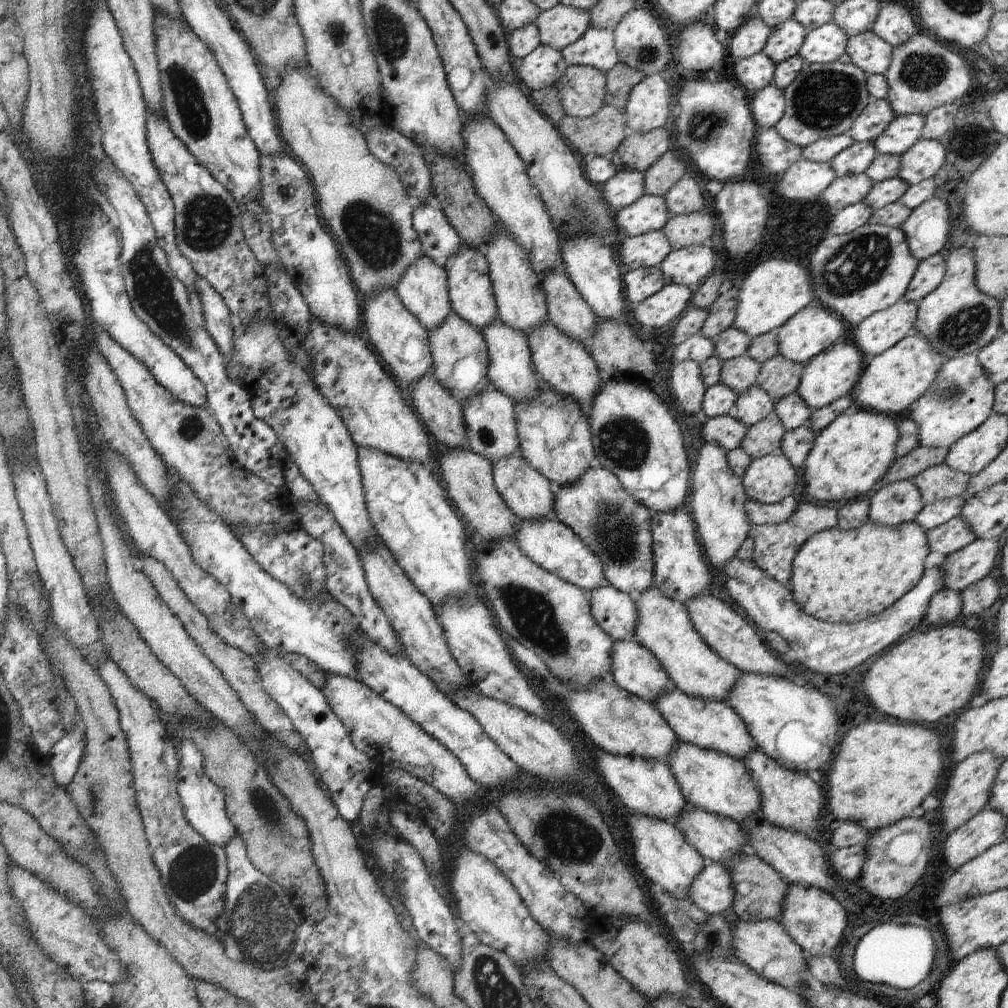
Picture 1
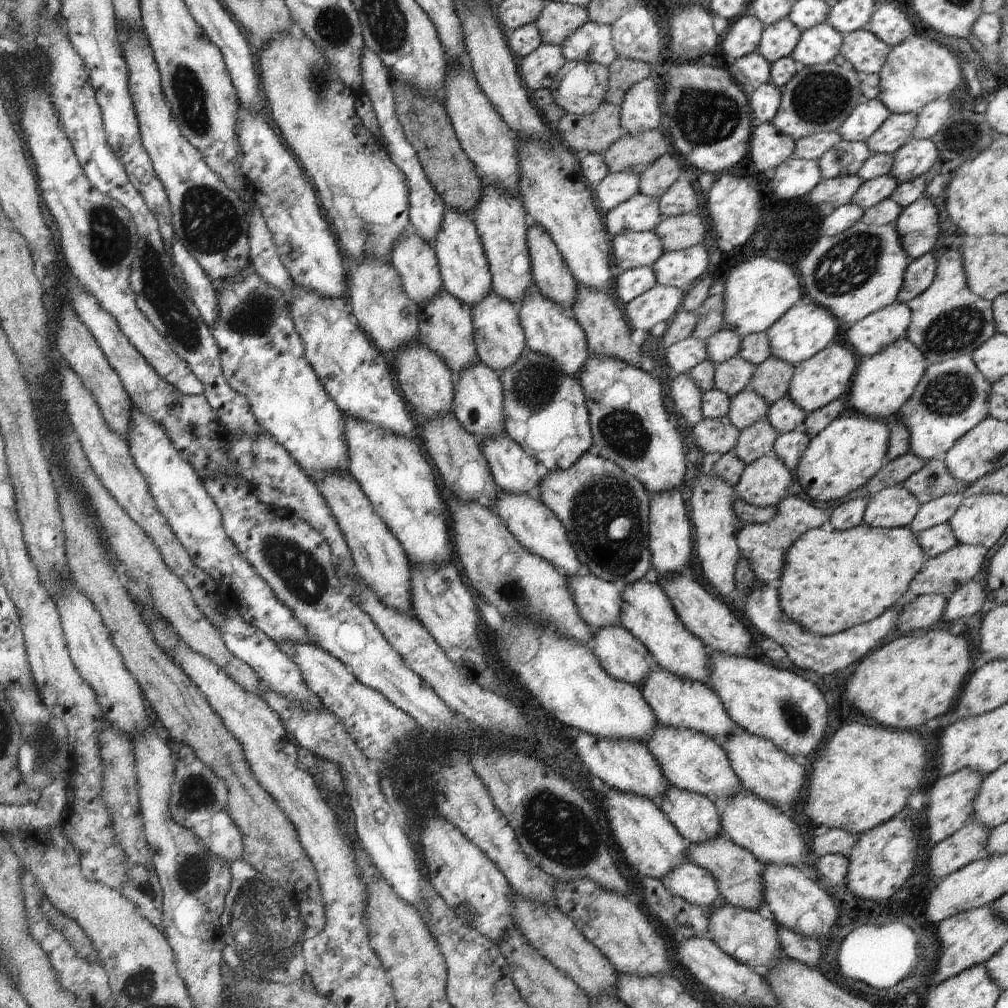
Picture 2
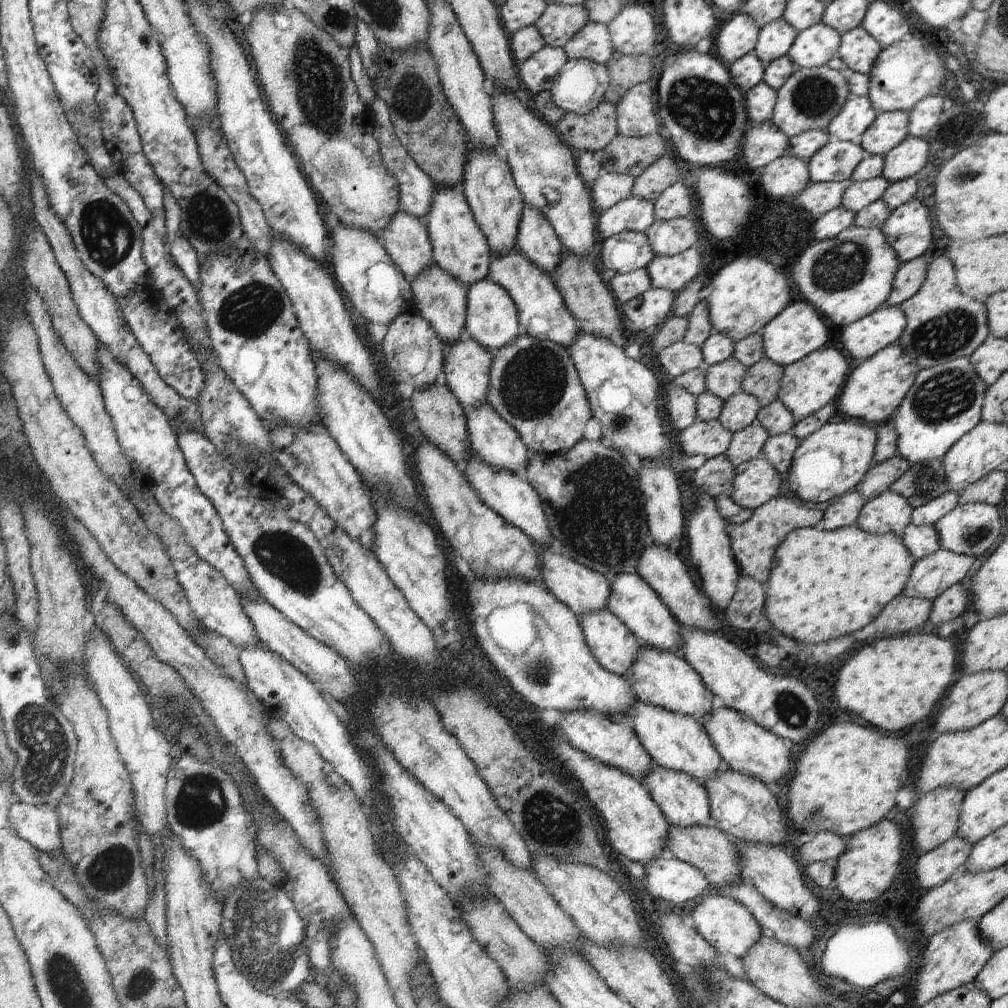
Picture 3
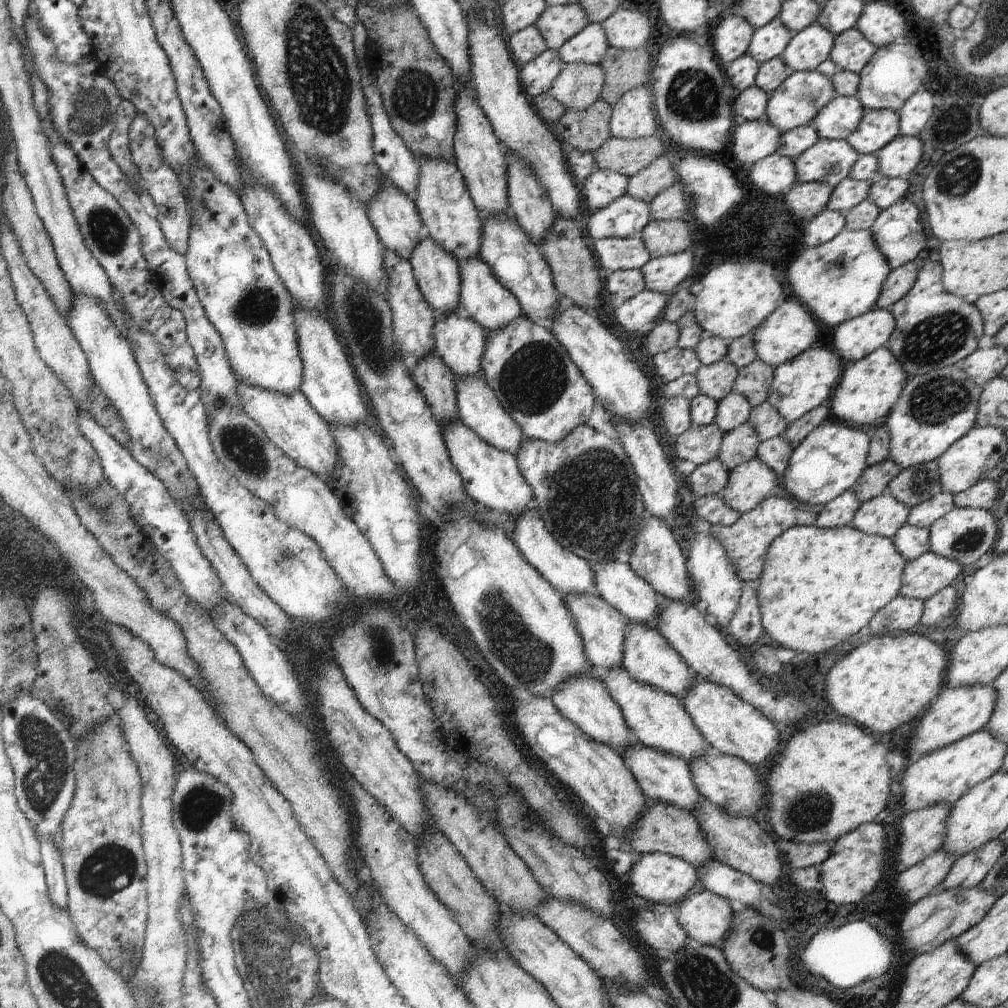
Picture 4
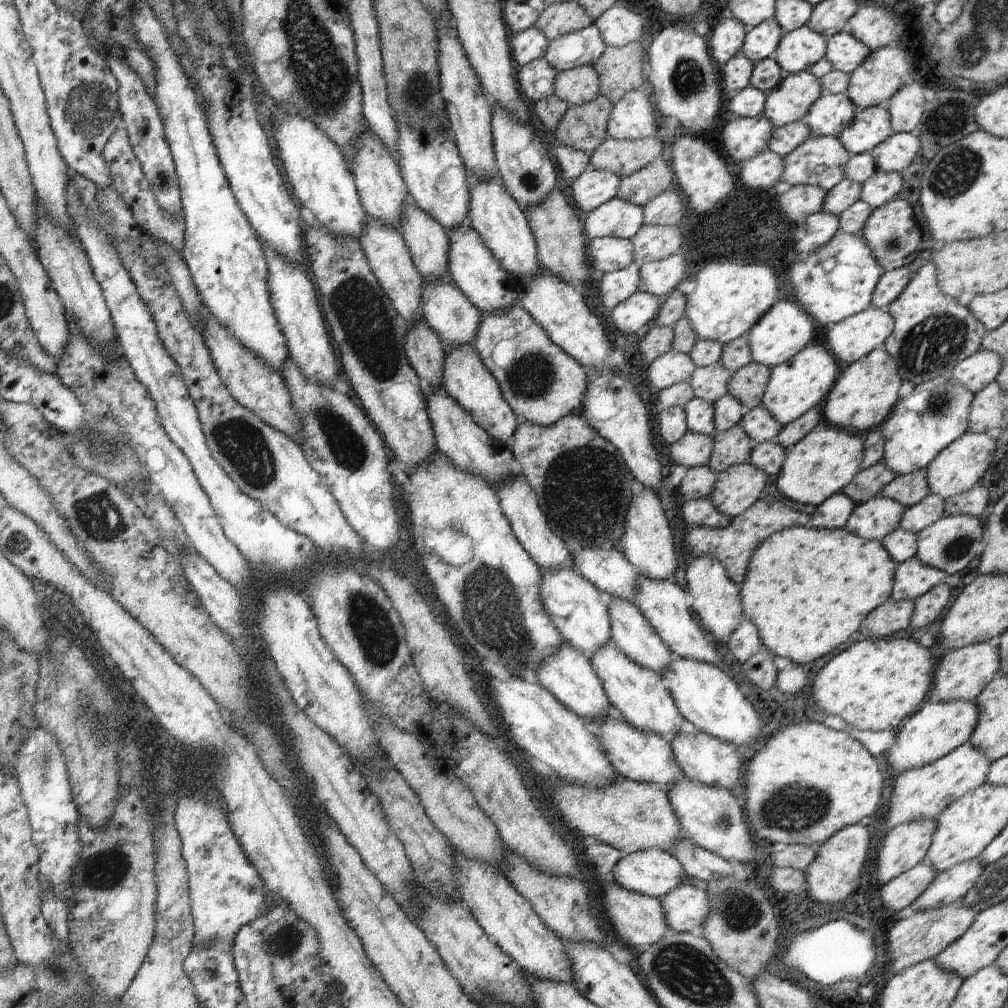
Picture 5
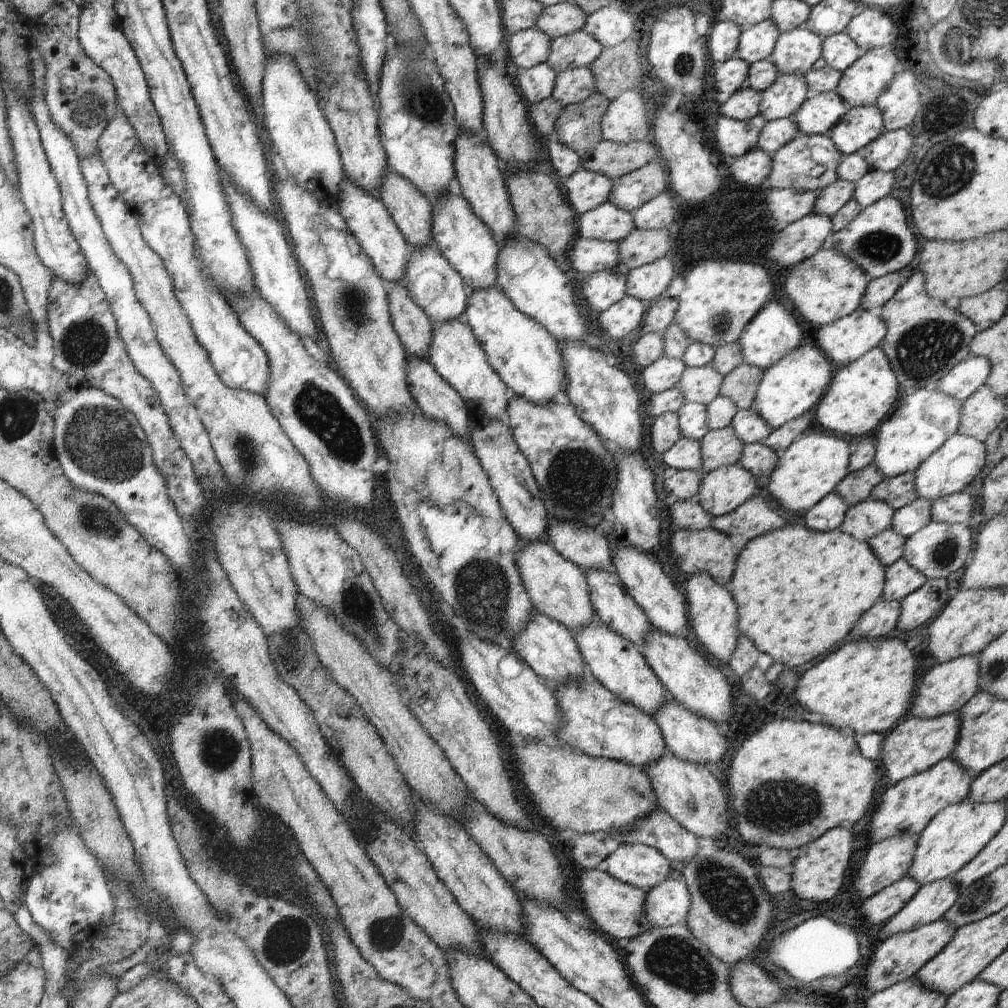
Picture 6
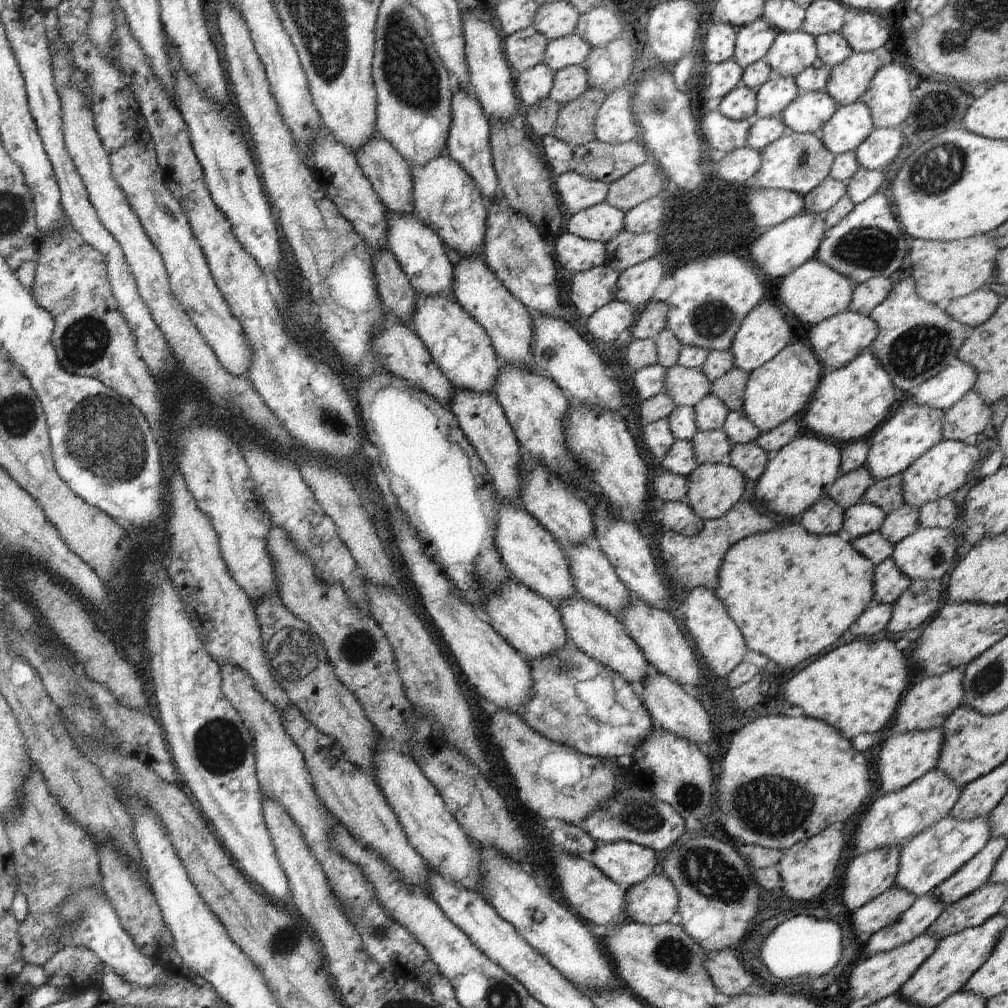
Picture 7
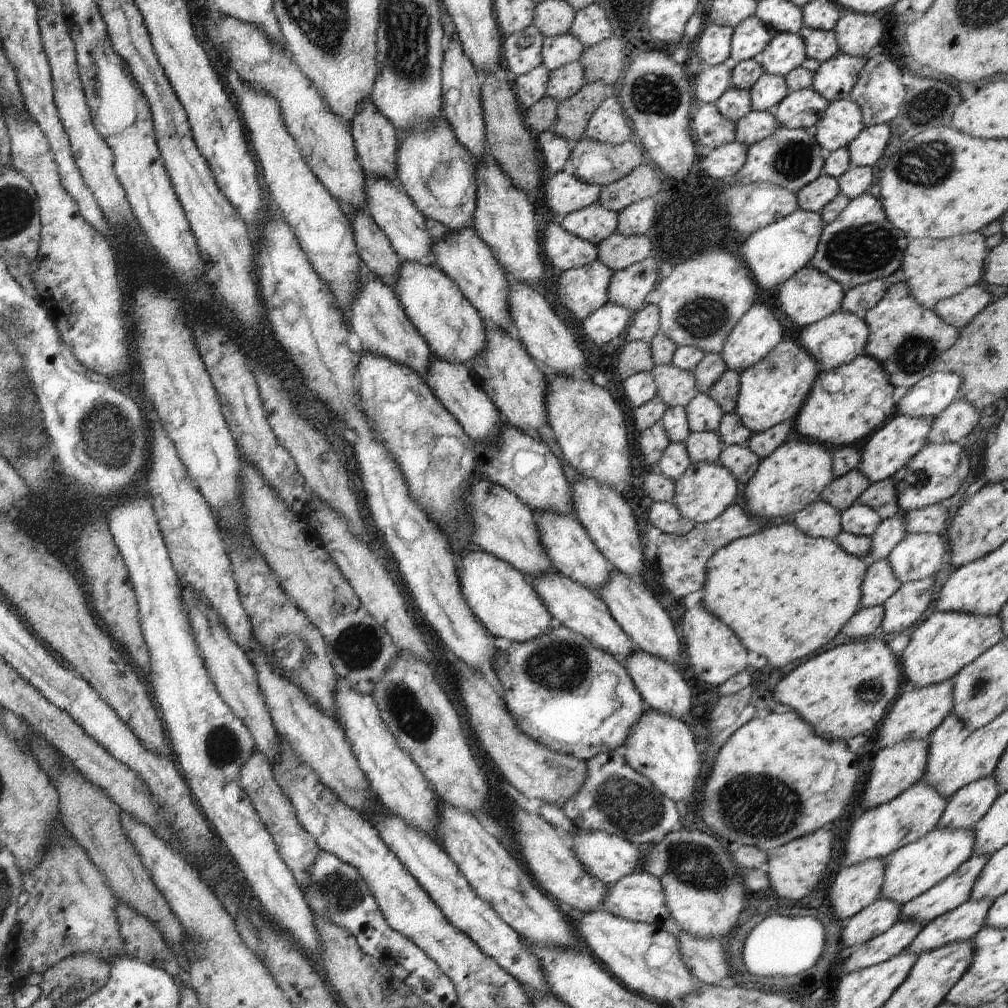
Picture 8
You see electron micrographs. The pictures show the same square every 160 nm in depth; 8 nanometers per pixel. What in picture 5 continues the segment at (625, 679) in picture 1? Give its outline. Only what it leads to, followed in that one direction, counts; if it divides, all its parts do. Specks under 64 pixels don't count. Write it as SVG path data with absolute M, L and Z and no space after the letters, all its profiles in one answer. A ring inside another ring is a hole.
M570 567L541 569L540 574L539 597L542 606L564 642L575 646L589 658L598 647L612 643L606 599L597 586Z

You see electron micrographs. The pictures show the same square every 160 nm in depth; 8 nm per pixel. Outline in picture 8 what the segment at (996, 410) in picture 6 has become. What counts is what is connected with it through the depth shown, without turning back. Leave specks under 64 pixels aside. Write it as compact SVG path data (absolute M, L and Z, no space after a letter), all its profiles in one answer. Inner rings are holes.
M956 398L946 410L939 414L928 433L927 442L934 444L957 443L968 436L978 420L980 413L966 399Z

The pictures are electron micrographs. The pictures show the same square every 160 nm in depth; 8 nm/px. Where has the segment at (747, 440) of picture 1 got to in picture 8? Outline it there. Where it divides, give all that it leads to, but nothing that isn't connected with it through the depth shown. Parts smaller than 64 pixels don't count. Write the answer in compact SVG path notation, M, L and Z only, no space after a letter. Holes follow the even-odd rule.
M717 431L691 432L683 443L692 463L717 463L724 447Z

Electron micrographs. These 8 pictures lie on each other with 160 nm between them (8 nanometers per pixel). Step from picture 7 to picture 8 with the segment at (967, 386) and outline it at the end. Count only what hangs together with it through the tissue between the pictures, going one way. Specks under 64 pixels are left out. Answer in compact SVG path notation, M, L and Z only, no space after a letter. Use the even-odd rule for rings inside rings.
M944 370L921 378L895 403L896 414L936 418L954 399L960 398L961 382L957 374Z

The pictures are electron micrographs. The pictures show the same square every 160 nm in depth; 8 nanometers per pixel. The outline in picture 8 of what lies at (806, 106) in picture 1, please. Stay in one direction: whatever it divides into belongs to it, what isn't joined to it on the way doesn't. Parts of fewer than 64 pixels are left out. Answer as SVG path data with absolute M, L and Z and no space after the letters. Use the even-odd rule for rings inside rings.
M764 73L756 84L748 90L755 111L768 111L774 108L789 92L785 77Z

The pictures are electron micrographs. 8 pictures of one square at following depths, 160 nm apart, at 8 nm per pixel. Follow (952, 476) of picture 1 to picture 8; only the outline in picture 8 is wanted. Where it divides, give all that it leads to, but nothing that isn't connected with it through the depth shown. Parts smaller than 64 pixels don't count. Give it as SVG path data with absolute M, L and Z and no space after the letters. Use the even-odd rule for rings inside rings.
M891 479L871 484L858 497L857 502L876 510L882 519L889 519L900 512Z

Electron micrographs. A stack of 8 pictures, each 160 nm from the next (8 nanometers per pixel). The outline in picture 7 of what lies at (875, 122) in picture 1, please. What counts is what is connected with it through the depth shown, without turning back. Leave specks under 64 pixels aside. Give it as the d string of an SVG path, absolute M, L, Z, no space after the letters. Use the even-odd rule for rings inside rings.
M822 91L800 92L779 115L792 132L819 134L840 106L829 94Z

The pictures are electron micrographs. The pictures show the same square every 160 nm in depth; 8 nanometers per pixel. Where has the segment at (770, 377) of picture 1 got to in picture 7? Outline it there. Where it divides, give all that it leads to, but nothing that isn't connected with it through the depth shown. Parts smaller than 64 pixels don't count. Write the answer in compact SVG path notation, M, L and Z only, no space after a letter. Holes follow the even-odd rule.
M738 368L730 370L712 383L711 394L718 398L729 412L741 412L749 374Z

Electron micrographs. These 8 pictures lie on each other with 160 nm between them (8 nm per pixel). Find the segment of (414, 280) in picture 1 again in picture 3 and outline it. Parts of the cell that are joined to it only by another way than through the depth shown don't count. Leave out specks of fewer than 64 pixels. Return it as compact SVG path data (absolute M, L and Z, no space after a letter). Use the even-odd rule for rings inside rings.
M402 207L380 232L379 239L408 280L434 265L433 248L423 220Z

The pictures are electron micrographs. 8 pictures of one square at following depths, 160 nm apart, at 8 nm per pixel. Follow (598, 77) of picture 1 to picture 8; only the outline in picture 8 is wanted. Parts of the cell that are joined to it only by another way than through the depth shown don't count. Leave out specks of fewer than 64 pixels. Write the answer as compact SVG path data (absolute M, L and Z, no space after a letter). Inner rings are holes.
M579 62L549 71L546 95L558 102L574 96L584 85L584 69Z

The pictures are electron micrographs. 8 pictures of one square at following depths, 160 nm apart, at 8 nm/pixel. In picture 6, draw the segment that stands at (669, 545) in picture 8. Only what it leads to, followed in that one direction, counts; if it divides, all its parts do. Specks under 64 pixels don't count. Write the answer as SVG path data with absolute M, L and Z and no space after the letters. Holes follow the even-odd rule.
M754 496L733 510L732 514L726 516L726 530L709 526L701 531L680 529L674 532L670 538L674 564L688 577L698 573L708 573L710 578L713 578L714 582L720 586L728 586L733 575L735 562L747 542L761 534L781 529L786 525L786 520L782 516L778 516L778 512L772 510L763 498Z

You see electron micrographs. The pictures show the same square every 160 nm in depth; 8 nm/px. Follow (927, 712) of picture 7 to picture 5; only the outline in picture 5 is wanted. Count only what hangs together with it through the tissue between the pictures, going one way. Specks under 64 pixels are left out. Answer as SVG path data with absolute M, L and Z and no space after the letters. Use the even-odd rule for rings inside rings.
M986 641L951 650L940 660L940 664L936 668L934 683L927 694L927 700L933 703L950 701L972 703L978 694L986 688L986 685L998 675L999 664L999 648L995 641Z

